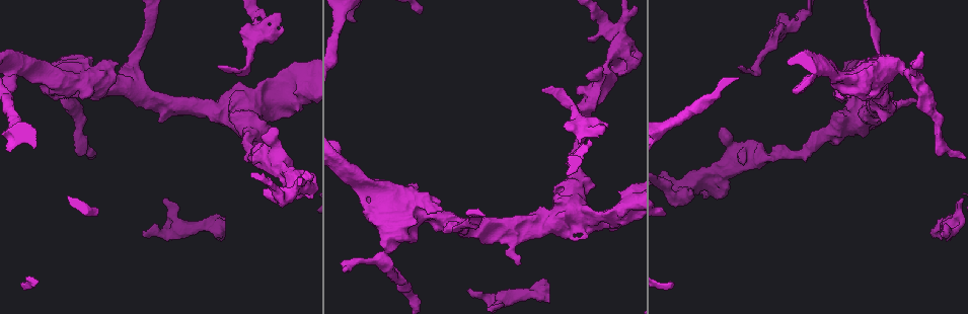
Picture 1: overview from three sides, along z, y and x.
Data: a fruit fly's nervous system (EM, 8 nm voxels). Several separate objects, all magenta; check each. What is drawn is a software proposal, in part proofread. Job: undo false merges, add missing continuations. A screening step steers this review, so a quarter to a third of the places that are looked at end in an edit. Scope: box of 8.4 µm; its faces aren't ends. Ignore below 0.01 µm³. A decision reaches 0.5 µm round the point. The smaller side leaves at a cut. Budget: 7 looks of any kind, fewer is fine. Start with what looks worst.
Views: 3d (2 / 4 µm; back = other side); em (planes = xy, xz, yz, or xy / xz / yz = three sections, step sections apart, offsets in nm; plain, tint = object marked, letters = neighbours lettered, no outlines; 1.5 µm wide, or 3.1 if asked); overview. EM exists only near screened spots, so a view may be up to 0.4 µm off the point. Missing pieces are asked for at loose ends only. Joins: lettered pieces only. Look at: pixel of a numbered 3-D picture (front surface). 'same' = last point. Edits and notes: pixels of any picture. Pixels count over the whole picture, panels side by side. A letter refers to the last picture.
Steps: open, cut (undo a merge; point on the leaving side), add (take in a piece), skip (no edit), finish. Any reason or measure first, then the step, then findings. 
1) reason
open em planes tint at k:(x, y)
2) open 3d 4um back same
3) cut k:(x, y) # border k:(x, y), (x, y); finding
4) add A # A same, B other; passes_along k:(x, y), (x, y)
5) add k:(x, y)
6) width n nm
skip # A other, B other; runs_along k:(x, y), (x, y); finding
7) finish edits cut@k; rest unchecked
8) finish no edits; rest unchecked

an open end
open em yz step 8 letters at 1:(549, 289)

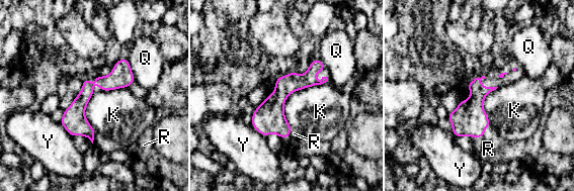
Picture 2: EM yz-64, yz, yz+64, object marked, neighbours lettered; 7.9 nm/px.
another direction
open em xy step 8 letters same

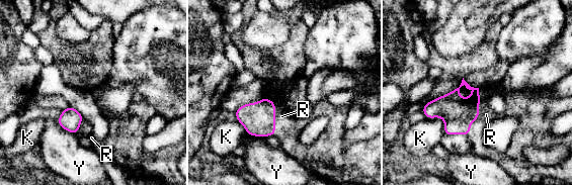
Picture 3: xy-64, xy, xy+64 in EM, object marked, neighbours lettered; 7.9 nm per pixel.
width 150 nm
add R # K other, R same, Y other; passes_along 3:(459, 113), (479, 112), (486, 114); the neuron continues

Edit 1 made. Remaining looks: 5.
open overview

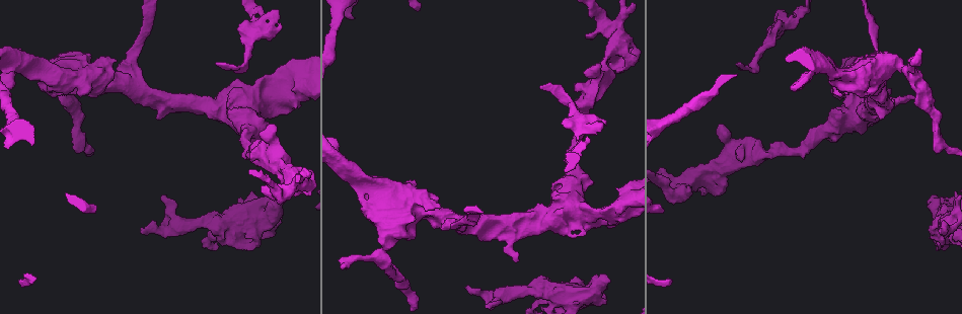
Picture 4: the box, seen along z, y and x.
open 3d 2um at 4:(140, 231)

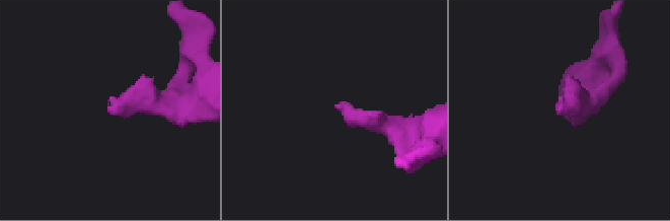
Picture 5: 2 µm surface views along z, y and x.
now the EM
open em planes letters at 5:(557, 109)

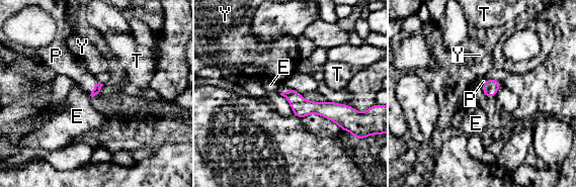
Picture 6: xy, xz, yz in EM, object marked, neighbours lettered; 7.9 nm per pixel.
longest_contact P 120 nm
add P # E other, P same, T other, Y other; passes_along 6:(97, 87), (94, 88), (70, 68); the neuron continues

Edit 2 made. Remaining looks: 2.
finish edits add@3, add@6; rest unchecked

